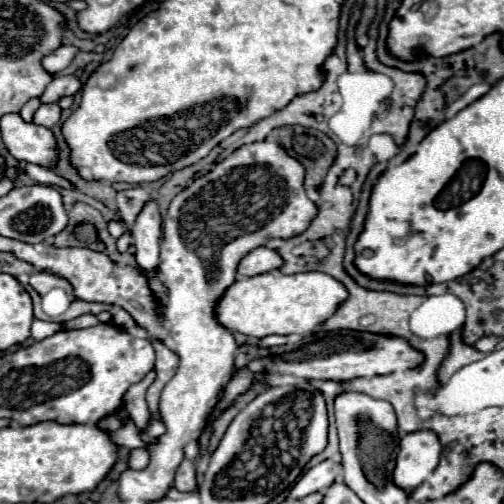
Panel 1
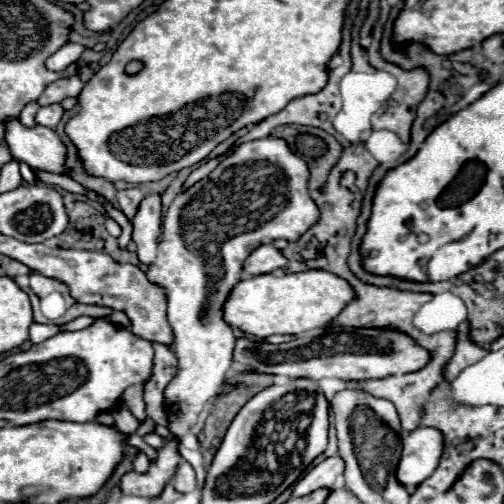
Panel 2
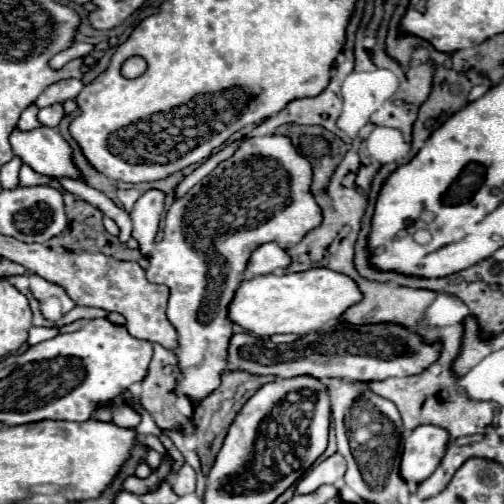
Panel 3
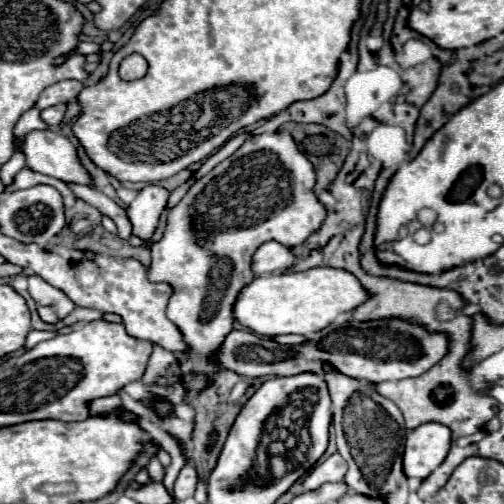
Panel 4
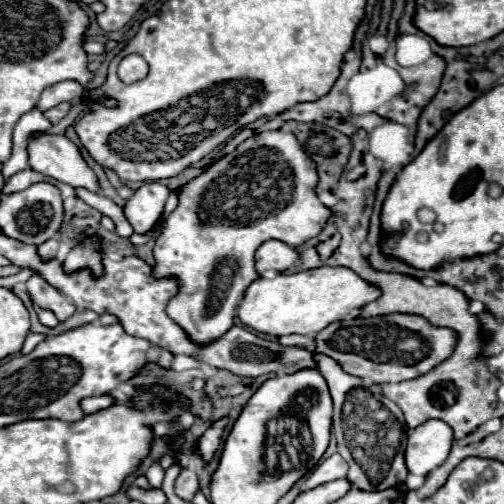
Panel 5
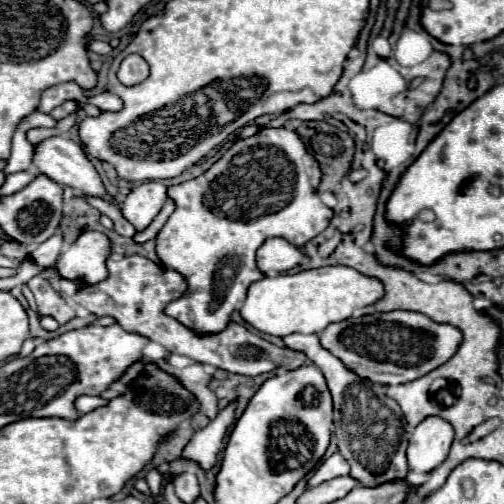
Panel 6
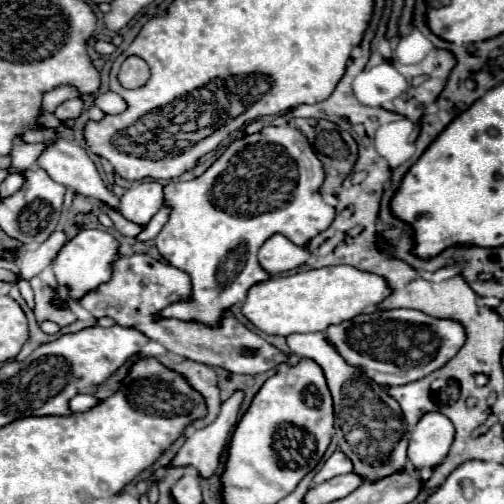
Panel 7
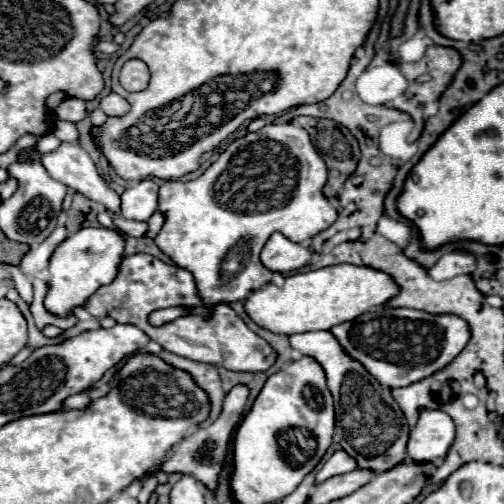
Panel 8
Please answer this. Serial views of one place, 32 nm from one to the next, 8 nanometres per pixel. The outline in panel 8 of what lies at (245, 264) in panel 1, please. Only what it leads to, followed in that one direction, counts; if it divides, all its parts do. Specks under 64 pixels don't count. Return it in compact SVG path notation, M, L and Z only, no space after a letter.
M272 234L260 252L262 264L272 272L294 272L306 266L312 258L312 252L304 244L294 244L282 234Z

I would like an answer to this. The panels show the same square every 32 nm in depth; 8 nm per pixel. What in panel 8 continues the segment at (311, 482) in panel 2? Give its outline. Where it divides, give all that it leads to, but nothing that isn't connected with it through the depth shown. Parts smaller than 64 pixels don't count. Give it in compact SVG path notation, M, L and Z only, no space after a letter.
M336 450L328 460L326 464L320 468L320 472L316 474L316 484L336 476L336 474L346 474L346 472L352 472L356 468L356 464L352 464L352 458L344 452L344 450Z

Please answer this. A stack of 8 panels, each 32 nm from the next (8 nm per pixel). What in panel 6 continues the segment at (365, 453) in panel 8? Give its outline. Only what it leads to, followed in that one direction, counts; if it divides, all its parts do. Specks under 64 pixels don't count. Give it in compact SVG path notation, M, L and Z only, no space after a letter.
M288 334L282 338L284 346L308 352L308 358L324 374L330 394L334 398L334 434L338 438L338 452L350 464L350 478L358 480L362 486L374 488L392 480L404 480L408 474L406 446L408 432L406 420L400 406L384 394L384 386L360 380L354 372L348 372L336 356L320 348L316 334Z

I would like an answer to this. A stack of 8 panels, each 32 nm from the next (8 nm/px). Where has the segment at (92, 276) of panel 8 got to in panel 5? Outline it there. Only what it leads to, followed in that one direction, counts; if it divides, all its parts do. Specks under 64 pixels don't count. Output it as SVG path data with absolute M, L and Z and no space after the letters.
M86 238L82 246L72 248L72 252L64 260L64 268L68 272L74 272L76 268L90 268L94 276L100 276L100 250L98 250L98 240L96 238Z

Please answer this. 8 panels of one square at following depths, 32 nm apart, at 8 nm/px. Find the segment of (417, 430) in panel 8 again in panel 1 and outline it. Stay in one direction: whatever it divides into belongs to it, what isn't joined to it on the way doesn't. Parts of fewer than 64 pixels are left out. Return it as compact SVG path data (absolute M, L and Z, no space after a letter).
M420 430L404 434L400 438L400 450L396 454L392 482L406 492L416 490L434 472L438 458L440 444L436 444L434 432Z

